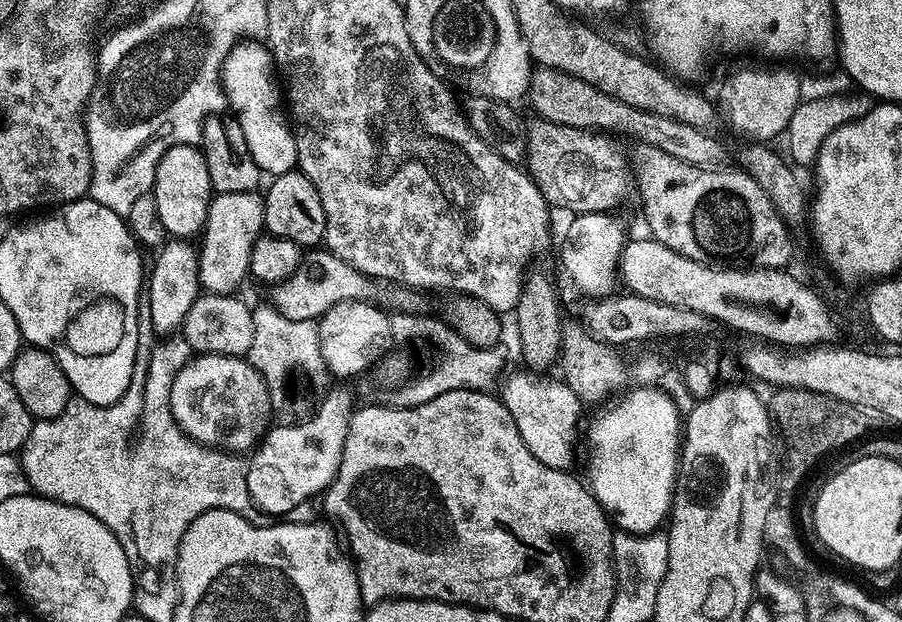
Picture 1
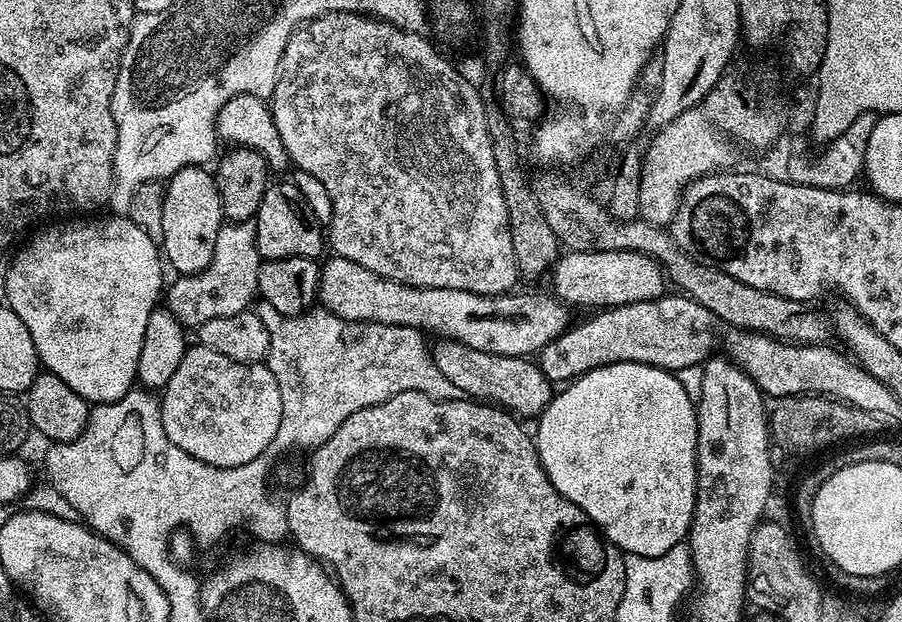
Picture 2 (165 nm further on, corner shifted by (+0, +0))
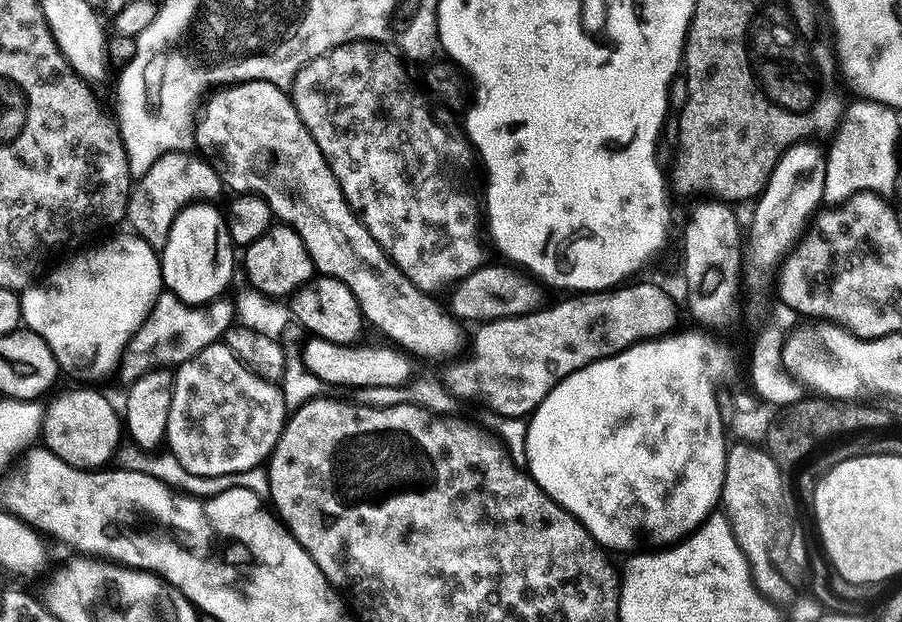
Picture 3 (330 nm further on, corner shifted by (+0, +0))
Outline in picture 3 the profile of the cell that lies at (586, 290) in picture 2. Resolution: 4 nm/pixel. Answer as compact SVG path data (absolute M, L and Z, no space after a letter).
M488 262L475 268L465 280L459 281L451 289L451 292L453 292L450 311L457 320L461 322L467 322L467 320L487 322L510 318L511 316L525 316L535 312L545 303L545 289L539 280L519 267L509 266L504 262L499 263L491 264L491 262Z

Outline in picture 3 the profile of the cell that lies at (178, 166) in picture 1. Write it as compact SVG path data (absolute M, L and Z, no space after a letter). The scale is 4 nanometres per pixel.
M193 202L178 213L170 226L166 246L159 253L164 288L193 305L207 305L221 297L232 278L234 245L228 236L226 216L208 203L212 202Z

